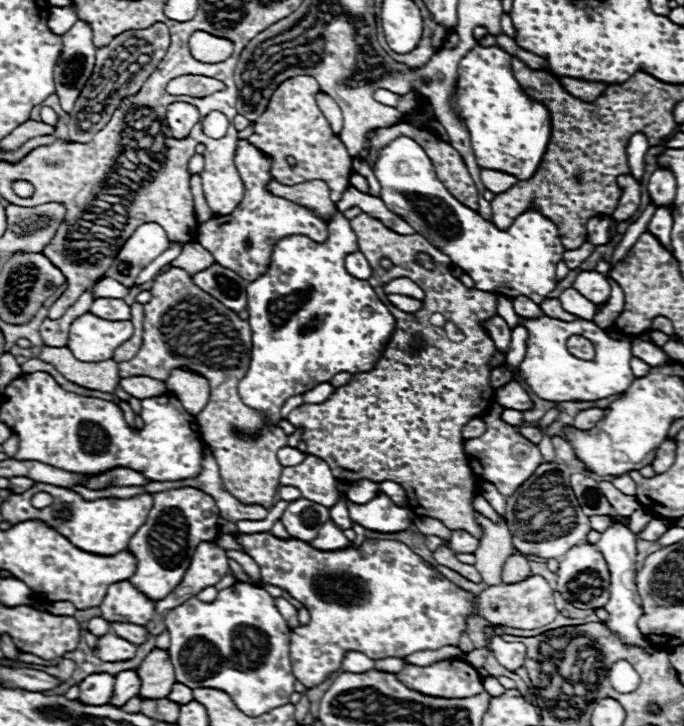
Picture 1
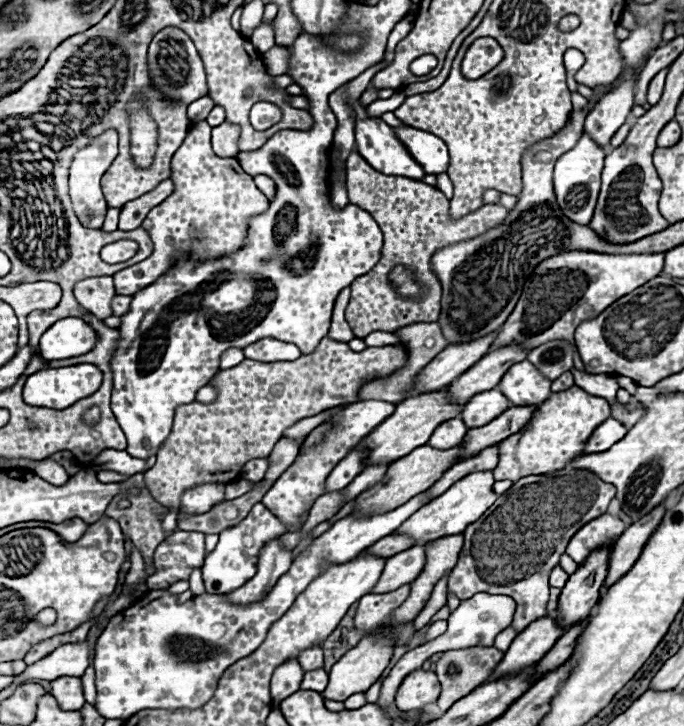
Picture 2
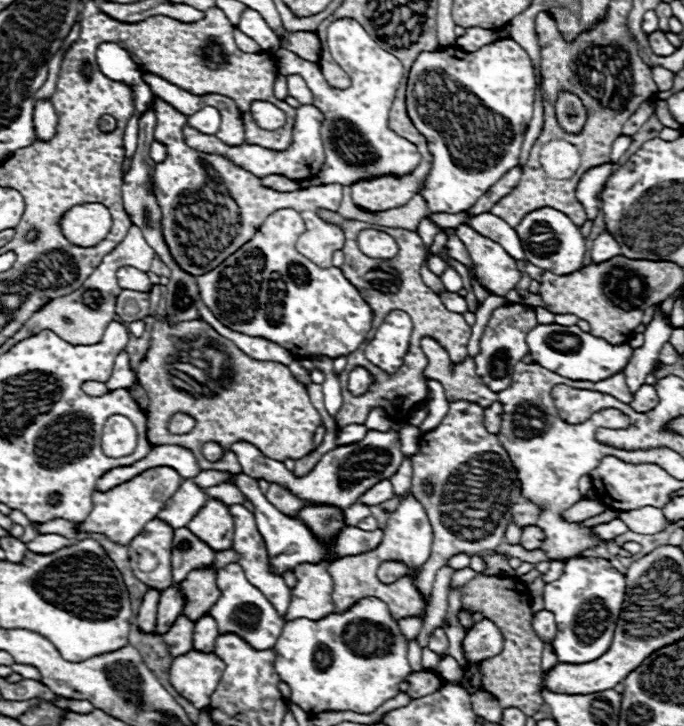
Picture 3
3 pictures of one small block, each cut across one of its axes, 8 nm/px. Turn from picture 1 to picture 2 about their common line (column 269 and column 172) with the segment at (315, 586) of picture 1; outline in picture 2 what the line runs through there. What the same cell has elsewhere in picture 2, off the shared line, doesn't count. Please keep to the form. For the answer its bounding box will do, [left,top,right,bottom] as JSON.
[146,530,204,590]

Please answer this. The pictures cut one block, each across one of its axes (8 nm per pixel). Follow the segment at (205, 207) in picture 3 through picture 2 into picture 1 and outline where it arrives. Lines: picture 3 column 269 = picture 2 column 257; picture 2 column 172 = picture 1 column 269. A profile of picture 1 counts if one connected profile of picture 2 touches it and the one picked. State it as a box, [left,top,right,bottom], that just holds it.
[196,140,328,282]

